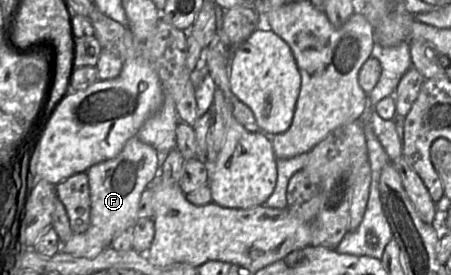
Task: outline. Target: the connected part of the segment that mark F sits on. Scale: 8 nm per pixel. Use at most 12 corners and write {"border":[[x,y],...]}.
{"border":[[138,136],[91,166],[90,225],[60,251],[98,254],[137,222],[158,177]]}

